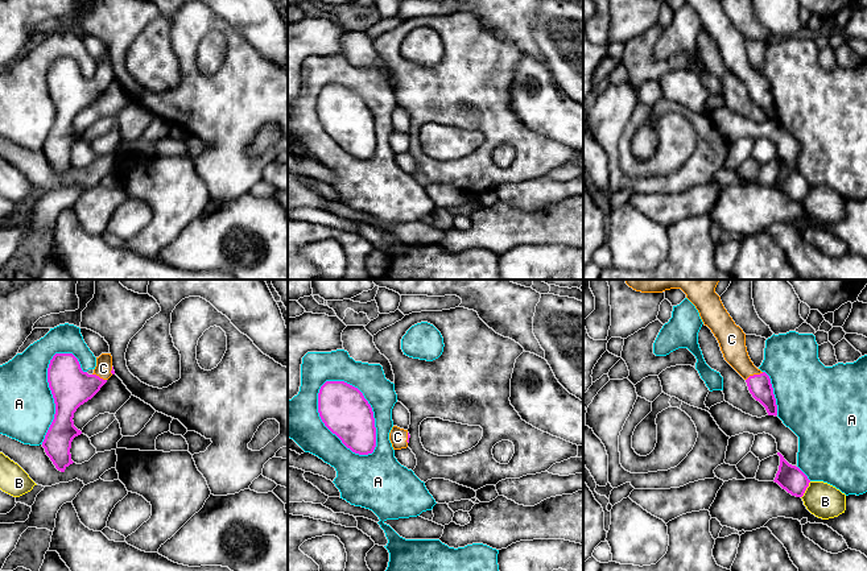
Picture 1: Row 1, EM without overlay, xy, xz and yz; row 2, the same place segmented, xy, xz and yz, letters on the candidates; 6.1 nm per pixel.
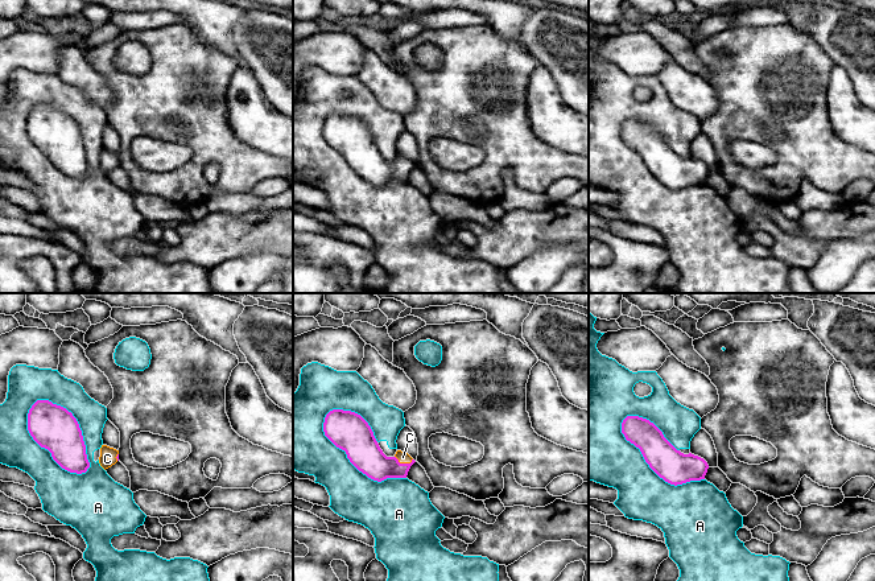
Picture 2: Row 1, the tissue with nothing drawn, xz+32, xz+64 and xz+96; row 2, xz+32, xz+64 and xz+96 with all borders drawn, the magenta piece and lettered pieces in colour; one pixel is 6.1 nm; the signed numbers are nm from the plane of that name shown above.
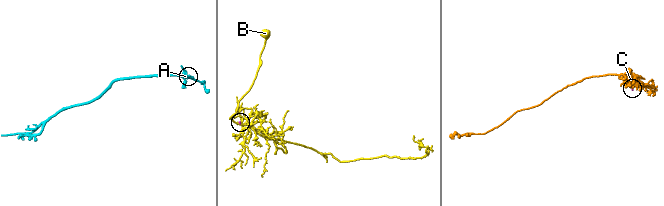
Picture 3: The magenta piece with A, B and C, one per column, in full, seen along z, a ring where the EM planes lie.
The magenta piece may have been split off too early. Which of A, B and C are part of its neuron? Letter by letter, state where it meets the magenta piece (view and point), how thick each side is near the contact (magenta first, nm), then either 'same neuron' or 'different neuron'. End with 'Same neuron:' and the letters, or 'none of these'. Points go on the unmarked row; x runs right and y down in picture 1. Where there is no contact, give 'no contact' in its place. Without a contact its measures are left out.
A: contact xz (370, 111); calibres 300 and 190 nm; different neuron
B: contact yz (805, 194); calibres 160 and 220 nm; different neuron
C: contact yz (754, 79); calibres 140 and 160 nm; same neuron
Same neuron: C

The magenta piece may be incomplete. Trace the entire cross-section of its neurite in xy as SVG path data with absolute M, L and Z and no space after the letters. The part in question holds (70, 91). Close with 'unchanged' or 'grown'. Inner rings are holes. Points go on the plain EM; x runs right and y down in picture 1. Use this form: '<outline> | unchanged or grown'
M55 58L48 73L48 87L51 95L55 119L45 140L42 152L55 173L61 177L73 169L71 146L82 136L74 131L74 117L91 104L107 84L115 79L111 58L96 62L92 79L83 76L73 58Z | grown

